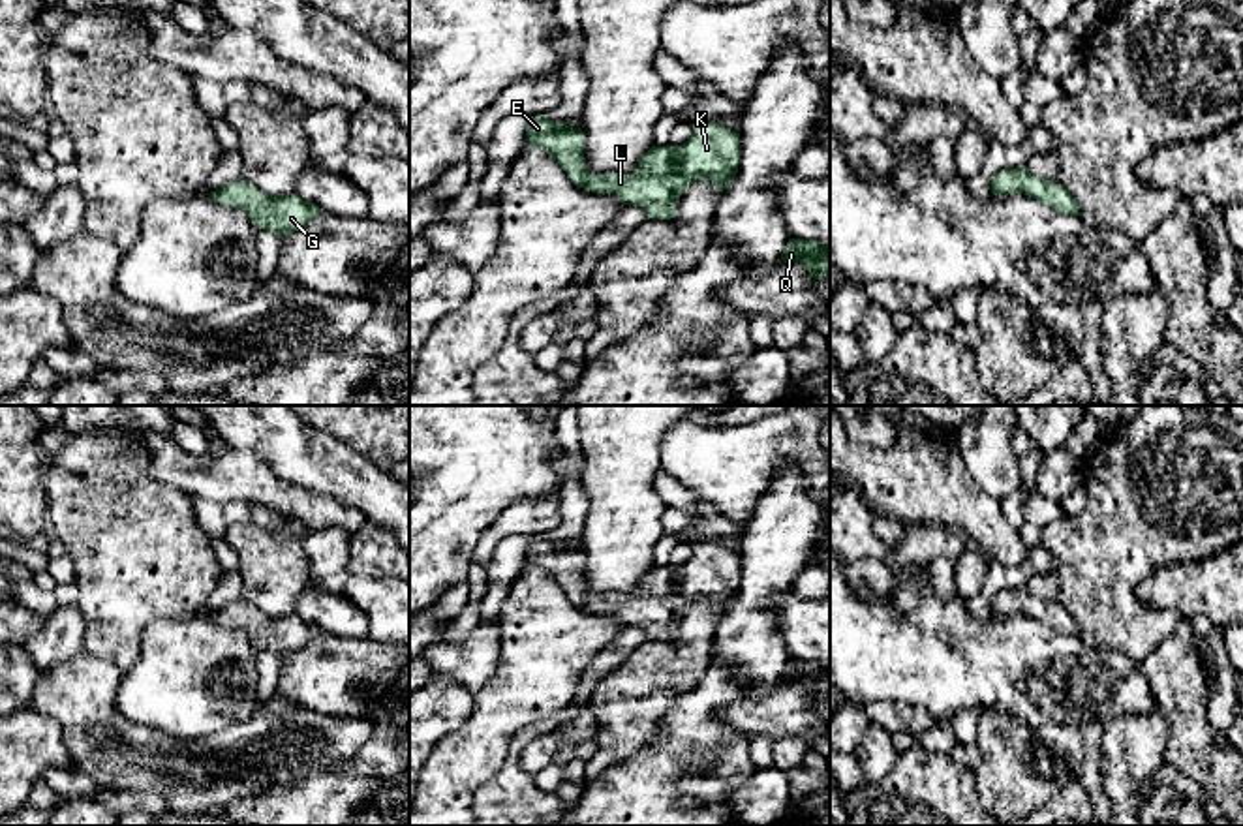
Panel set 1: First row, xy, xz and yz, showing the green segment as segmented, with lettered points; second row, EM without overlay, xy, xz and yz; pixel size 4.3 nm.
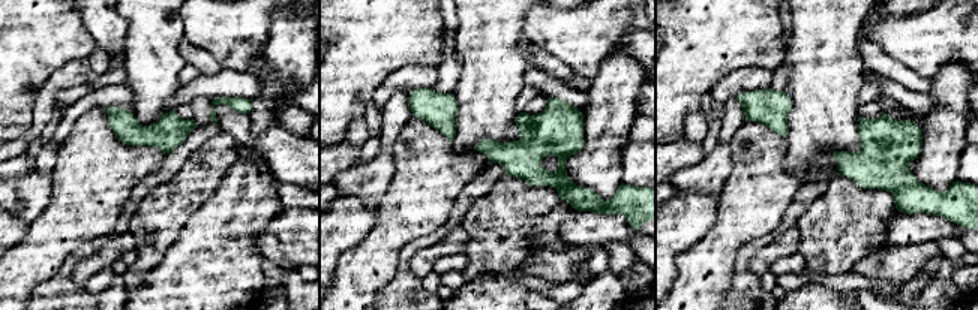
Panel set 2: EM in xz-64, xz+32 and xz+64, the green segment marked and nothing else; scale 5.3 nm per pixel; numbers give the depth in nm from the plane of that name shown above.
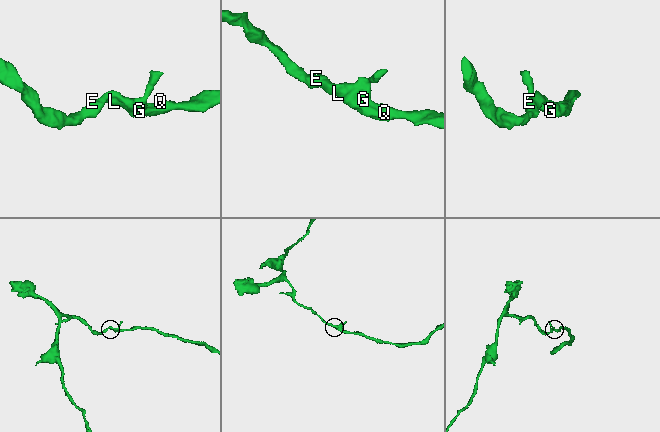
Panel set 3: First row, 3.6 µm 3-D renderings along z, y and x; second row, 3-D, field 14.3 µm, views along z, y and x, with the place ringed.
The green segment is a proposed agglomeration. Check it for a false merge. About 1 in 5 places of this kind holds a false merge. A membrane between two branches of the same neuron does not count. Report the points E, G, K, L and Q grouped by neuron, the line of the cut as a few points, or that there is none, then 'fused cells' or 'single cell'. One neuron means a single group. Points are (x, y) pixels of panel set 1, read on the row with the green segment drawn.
E G K L Q | no cut | single cell

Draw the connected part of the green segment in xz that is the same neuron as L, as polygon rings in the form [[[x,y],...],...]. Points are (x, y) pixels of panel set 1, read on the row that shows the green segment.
[[[545,115],[531,116],[526,141],[546,150],[576,186],[593,193],[616,193],[625,205],[644,206],[648,220],[670,220],[676,199],[695,180],[714,180],[723,193],[740,163],[740,133],[714,122],[693,124],[691,139],[680,146],[653,145],[637,173],[591,175],[584,158],[586,133]]]

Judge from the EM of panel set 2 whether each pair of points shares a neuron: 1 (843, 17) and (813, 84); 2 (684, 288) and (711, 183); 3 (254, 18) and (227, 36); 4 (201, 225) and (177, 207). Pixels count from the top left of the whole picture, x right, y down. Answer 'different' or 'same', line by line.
1: same
2: different
3: same
4: different

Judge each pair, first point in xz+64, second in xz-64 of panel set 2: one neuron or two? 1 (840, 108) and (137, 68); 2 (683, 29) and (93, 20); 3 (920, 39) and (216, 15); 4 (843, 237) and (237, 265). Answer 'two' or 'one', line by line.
1: one
2: two
3: one
4: two

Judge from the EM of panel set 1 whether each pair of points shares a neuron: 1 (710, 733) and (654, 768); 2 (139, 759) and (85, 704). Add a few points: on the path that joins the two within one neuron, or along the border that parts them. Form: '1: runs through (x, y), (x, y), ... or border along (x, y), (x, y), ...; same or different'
1: runs through (697, 733), (690, 733), (667, 755); same
2: runs through (126, 746), (98, 718); same

